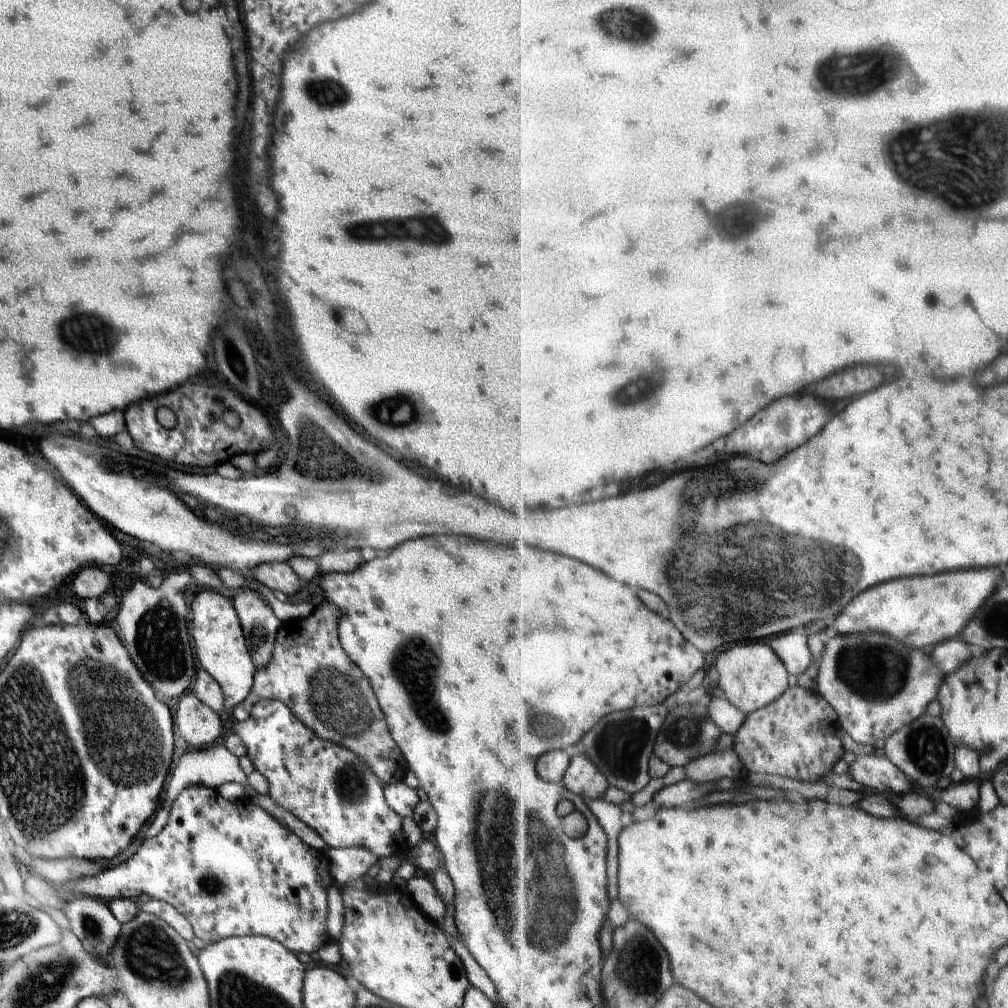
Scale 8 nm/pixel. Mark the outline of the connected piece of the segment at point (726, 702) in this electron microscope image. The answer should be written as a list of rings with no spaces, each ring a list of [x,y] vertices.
[[[710,696],[710,716],[712,720],[722,728],[724,735],[718,742],[719,750],[716,752],[726,752],[734,747],[736,736],[740,728],[746,724],[747,714],[736,704],[732,704],[728,697]]]

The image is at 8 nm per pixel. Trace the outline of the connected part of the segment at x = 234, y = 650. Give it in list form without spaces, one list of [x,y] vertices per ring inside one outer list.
[[[204,590],[196,594],[191,611],[190,637],[194,654],[202,668],[210,674],[222,689],[224,706],[234,708],[250,694],[255,666],[245,644],[243,630],[231,599],[216,591]]]

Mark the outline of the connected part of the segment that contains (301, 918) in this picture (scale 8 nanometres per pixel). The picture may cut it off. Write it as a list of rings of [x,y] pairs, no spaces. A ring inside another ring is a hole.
[[[190,785],[186,786],[180,794],[178,794],[178,798],[174,800],[174,804],[171,806],[169,819],[165,827],[161,832],[159,832],[156,836],[152,838],[146,838],[144,839],[142,845],[140,846],[139,850],[124,861],[123,863],[114,866],[110,868],[110,870],[104,870],[104,872],[100,872],[98,876],[82,876],[82,878],[78,878],[78,880],[70,880],[70,882],[66,882],[66,884],[60,885],[60,886],[66,886],[66,890],[70,890],[70,892],[75,892],[77,896],[82,896],[84,894],[84,897],[94,897],[97,899],[103,899],[105,902],[114,900],[115,898],[123,898],[123,899],[133,899],[138,900],[139,896],[142,896],[142,894],[148,894],[150,898],[161,900],[164,902],[167,902],[168,904],[171,904],[188,922],[190,922],[194,936],[197,938],[200,938],[203,942],[205,942],[206,945],[214,944],[215,942],[220,942],[220,940],[224,940],[224,938],[228,937],[237,937],[237,936],[250,936],[250,935],[260,935],[260,936],[267,936],[270,938],[273,938],[274,940],[278,941],[284,948],[287,948],[290,952],[297,953],[297,952],[304,952],[304,954],[314,954],[314,952],[318,952],[320,950],[321,946],[324,946],[328,940],[328,930],[327,930],[327,924],[326,920],[328,920],[327,916],[327,894],[328,894],[328,888],[329,885],[332,884],[332,878],[331,874],[328,870],[329,866],[329,860],[327,859],[326,854],[324,854],[322,851],[318,852],[317,850],[314,850],[308,846],[306,846],[304,843],[302,843],[290,830],[289,828],[286,828],[286,826],[282,826],[280,822],[277,820],[274,820],[268,812],[264,812],[262,808],[258,808],[256,804],[250,802],[248,798],[244,798],[242,800],[238,800],[238,802],[228,802],[228,800],[223,799],[222,795],[217,791],[217,789],[213,789],[204,785]]]

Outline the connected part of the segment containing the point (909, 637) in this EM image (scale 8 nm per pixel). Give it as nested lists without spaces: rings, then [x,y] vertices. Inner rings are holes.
[[[987,568],[892,580],[876,586],[874,590],[865,590],[846,608],[844,614],[840,614],[828,626],[822,626],[822,629],[829,639],[833,635],[846,636],[854,632],[886,632],[918,648],[934,650],[938,644],[960,637],[986,602],[996,594],[1000,578],[1000,568]]]

